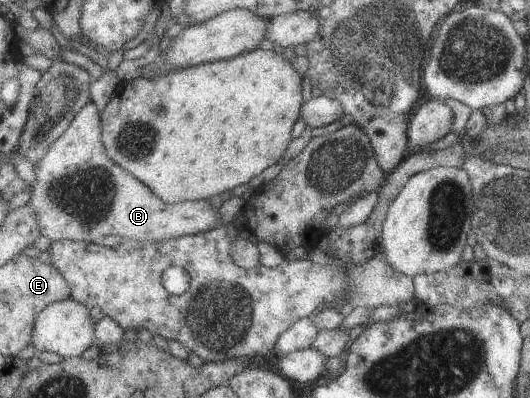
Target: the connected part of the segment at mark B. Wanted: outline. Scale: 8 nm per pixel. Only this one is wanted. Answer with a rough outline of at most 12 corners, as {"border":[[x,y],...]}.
{"border":[[90,101],[35,165],[41,235],[161,242],[221,225],[106,155]]}

